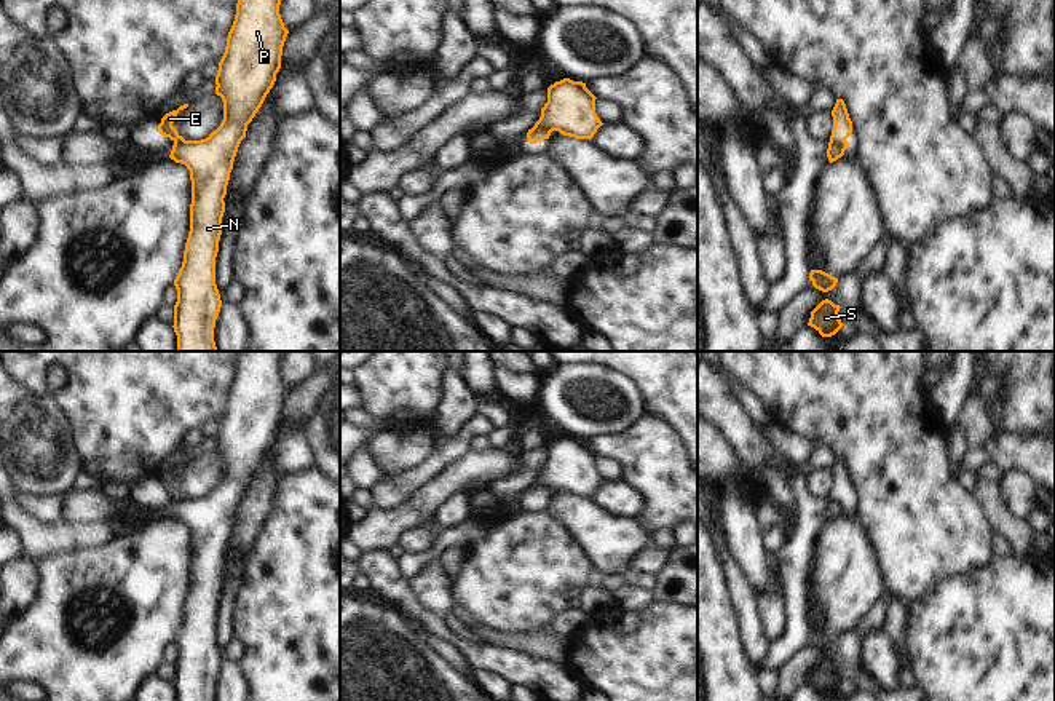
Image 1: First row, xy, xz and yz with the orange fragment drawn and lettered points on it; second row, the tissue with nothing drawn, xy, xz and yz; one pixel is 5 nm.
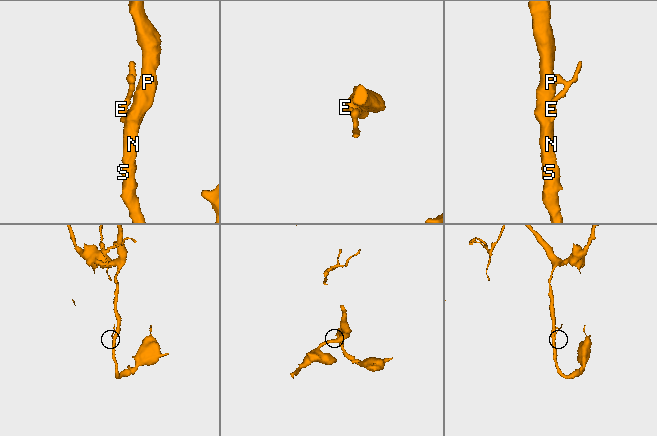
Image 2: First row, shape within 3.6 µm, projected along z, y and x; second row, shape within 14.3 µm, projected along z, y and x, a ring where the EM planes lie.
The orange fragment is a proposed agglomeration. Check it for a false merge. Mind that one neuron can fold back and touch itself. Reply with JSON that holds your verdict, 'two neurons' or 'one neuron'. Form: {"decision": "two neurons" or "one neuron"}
{"decision": "two neurons"}

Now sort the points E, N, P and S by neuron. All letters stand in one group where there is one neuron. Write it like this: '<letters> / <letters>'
E / N P S

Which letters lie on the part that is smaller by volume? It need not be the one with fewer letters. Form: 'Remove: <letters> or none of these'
Remove: E

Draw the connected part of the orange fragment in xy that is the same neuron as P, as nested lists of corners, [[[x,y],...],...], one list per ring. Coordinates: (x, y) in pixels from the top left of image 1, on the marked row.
[[[238,0],[235,21],[215,75],[215,94],[223,101],[223,120],[206,139],[176,141],[169,155],[176,163],[187,166],[192,180],[190,232],[184,262],[174,279],[177,302],[172,327],[177,335],[177,351],[219,351],[214,327],[222,300],[215,284],[215,257],[225,212],[223,198],[247,125],[262,107],[281,69],[283,46],[289,30],[281,19],[279,5],[281,0]]]

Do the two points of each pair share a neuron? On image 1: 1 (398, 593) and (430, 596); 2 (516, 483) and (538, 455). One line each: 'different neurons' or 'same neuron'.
1: different neurons
2: same neuron

